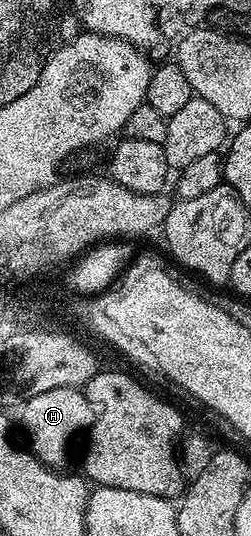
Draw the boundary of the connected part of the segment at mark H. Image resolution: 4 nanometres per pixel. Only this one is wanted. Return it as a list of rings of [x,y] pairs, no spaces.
[[[52,387],[50,391],[40,391],[31,397],[25,398],[22,405],[22,429],[26,432],[25,444],[29,452],[40,464],[46,465],[55,471],[65,470],[65,465],[70,461],[70,452],[78,441],[78,436],[83,436],[94,424],[96,410],[90,404],[85,392],[81,388]]]

